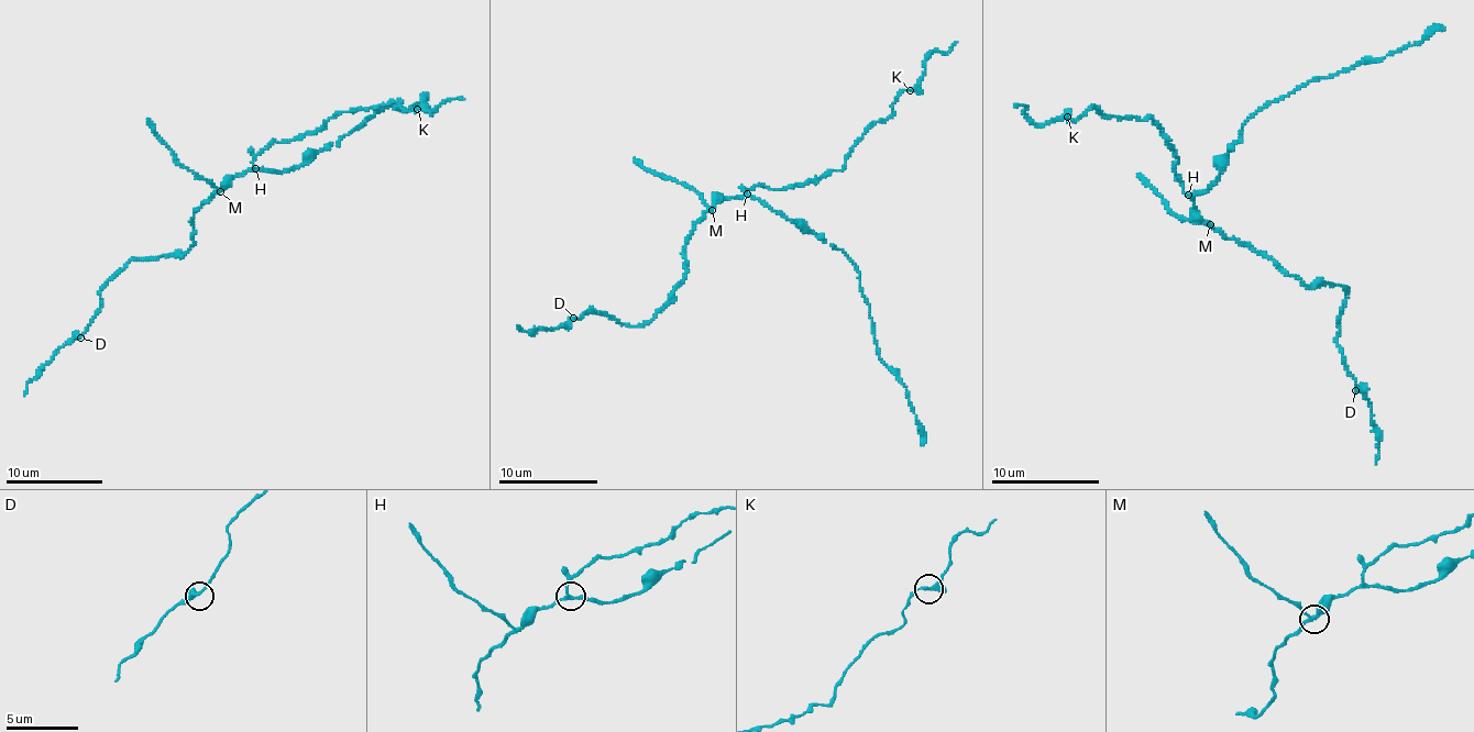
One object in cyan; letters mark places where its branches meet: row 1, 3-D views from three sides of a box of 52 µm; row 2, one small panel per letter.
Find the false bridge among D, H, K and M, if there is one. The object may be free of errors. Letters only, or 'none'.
M

